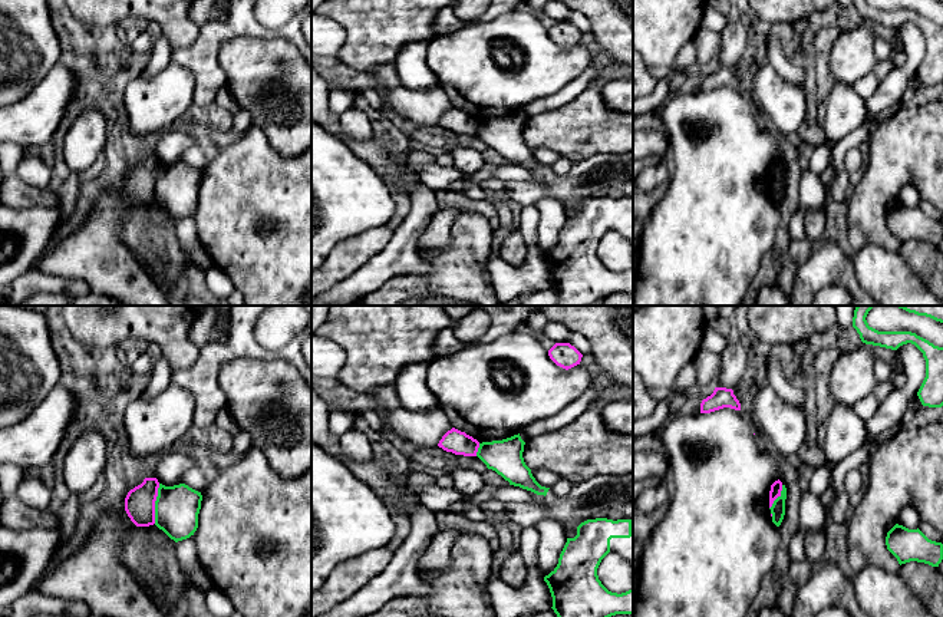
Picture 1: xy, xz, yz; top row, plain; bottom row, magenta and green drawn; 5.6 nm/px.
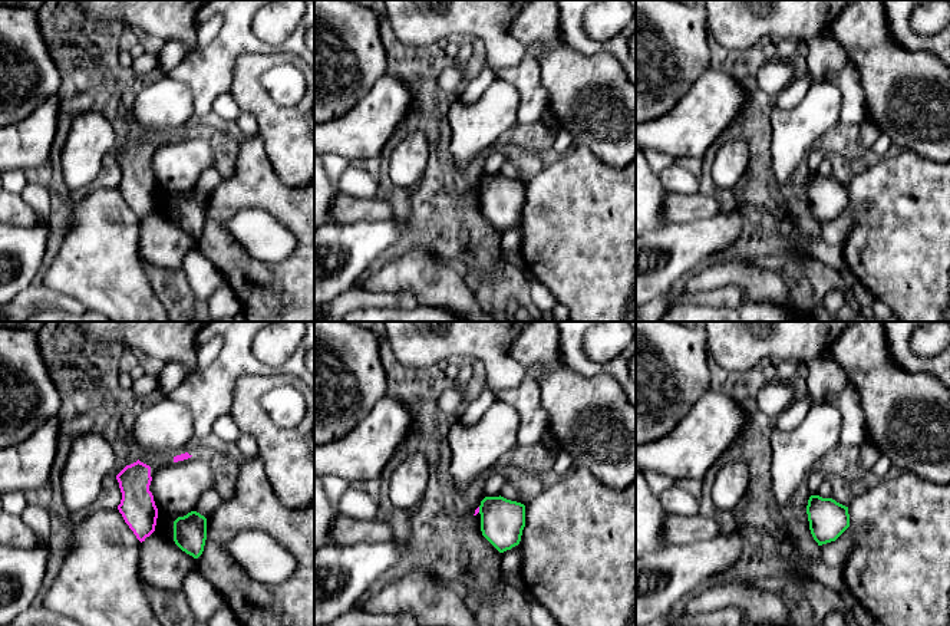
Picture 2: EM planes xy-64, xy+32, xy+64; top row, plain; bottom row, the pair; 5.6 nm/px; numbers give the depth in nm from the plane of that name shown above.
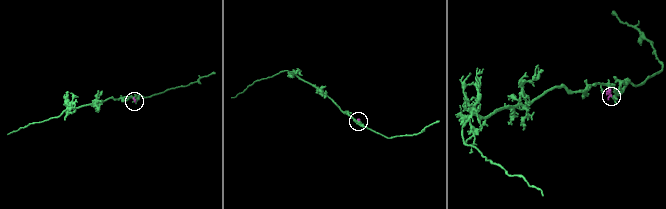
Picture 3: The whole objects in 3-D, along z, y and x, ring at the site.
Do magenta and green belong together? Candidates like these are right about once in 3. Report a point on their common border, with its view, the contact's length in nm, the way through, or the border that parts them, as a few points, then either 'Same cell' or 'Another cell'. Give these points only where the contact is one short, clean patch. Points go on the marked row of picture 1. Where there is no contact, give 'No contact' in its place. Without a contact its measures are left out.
Touches magenta at xy (154, 504). Shared border 220 nm. Boundary: xy (160, 484), (154, 523). Another cell

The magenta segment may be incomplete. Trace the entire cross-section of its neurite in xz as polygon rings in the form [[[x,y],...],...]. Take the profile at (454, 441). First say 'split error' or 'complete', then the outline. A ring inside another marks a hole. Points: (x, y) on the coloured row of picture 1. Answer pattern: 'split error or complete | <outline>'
complete | [[[455,428],[448,430],[438,443],[446,452],[464,456],[477,456],[479,442]]]

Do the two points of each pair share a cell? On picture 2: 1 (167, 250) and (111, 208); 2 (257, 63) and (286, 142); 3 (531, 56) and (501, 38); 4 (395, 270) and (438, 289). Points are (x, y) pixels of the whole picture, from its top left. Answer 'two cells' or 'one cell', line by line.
1: two cells
2: one cell
3: two cells
4: one cell

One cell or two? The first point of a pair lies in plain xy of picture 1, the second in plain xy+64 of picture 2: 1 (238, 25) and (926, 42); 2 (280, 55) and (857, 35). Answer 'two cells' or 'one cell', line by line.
1: one cell
2: one cell

